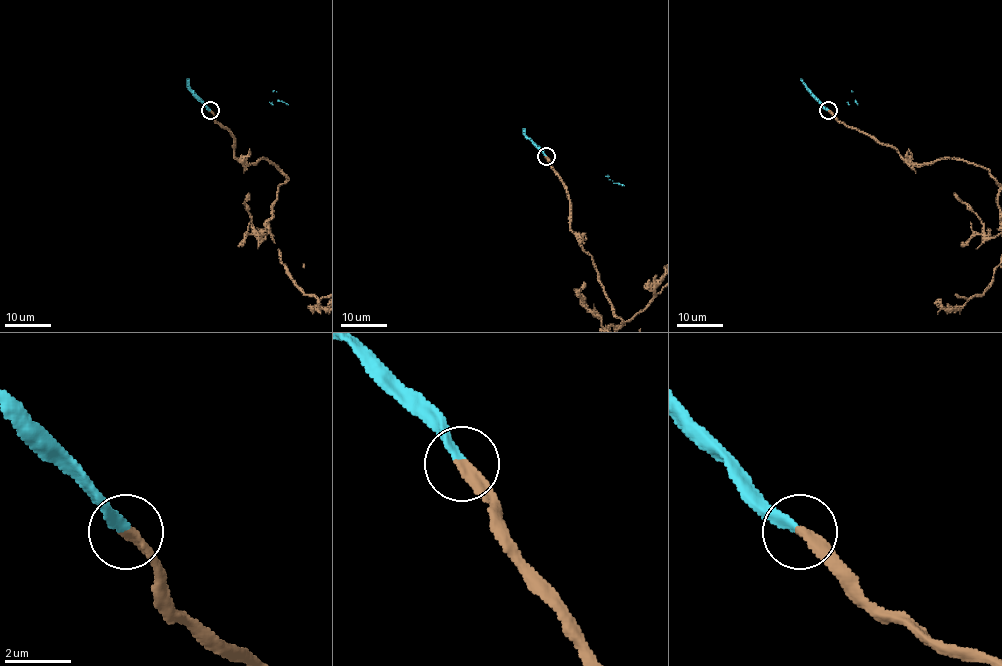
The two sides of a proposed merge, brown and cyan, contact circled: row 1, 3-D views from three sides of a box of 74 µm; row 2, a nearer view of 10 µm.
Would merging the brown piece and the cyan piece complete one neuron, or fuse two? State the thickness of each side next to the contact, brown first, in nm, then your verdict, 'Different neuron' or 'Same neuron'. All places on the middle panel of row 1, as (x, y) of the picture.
Thickness 320 nm (brown) against 280 nm. Same neuron

